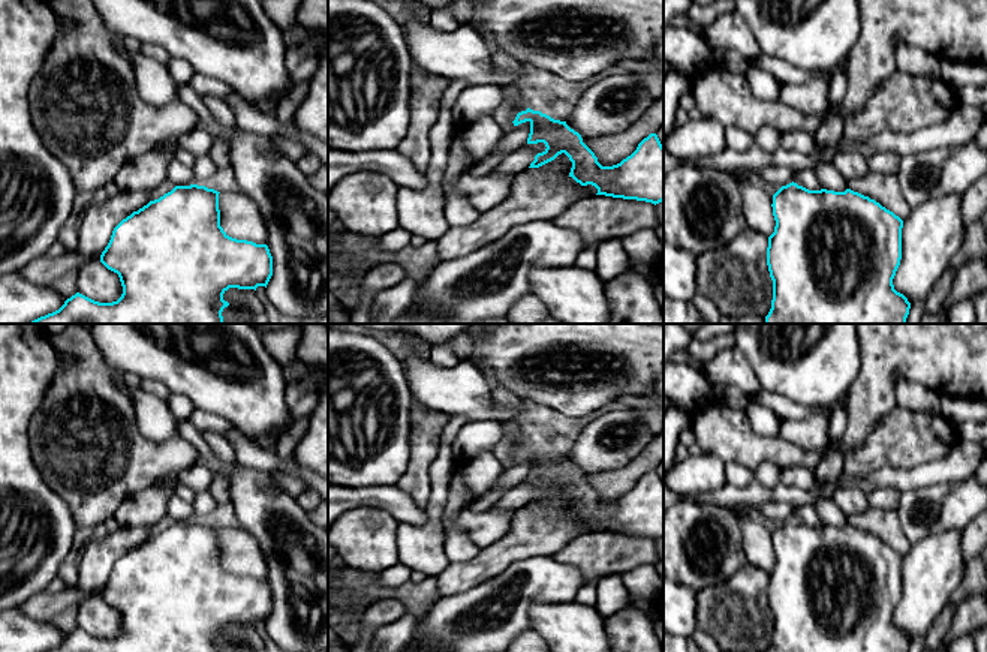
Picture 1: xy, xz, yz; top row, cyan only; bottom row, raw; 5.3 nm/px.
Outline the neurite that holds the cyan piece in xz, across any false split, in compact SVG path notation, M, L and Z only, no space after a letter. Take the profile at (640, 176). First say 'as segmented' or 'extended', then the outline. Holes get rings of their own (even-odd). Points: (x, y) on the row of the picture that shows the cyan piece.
as segmented | M527 108L526 111L518 112L512 123L514 126L518 126L526 121L530 123L527 144L544 142L547 147L542 153L535 156L535 160L529 168L539 168L565 153L572 162L569 177L581 186L595 186L598 189L596 195L646 201L655 205L663 201L663 145L656 133L650 133L644 138L637 150L620 163L602 166L595 153L583 142L581 135L571 129L566 121L554 120L541 111Z

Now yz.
as segmented | M794 181L773 195L771 207L776 226L767 265L773 300L765 324L906 324L911 303L893 285L902 259L899 216L851 189L809 190Z

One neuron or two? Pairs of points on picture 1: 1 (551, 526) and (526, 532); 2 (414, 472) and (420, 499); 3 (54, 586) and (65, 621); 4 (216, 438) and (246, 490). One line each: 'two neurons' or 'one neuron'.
1: one neuron
2: one neuron
3: two neurons
4: two neurons

